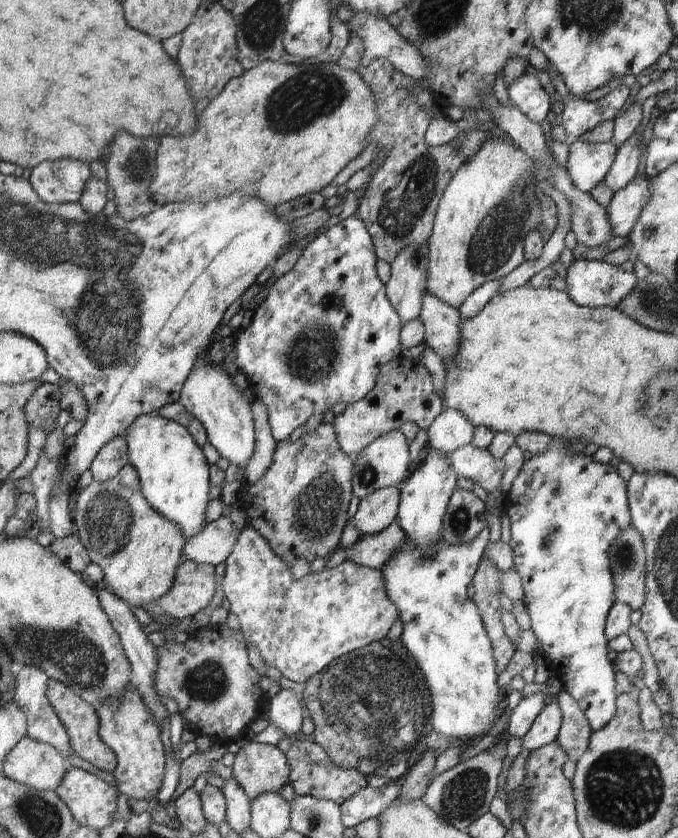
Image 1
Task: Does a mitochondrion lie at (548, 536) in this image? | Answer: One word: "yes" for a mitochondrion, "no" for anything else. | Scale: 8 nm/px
yes

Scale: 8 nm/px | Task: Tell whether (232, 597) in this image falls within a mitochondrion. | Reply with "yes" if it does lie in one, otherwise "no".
no

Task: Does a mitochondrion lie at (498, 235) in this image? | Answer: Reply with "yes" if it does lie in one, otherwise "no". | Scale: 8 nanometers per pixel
yes

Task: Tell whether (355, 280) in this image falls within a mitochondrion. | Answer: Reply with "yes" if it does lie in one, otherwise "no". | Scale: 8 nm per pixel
no

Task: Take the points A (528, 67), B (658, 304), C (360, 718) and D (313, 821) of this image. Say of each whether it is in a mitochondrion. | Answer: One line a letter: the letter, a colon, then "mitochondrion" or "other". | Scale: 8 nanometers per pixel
A: other
B: mitochondrion
C: mitochondrion
D: mitochondrion

